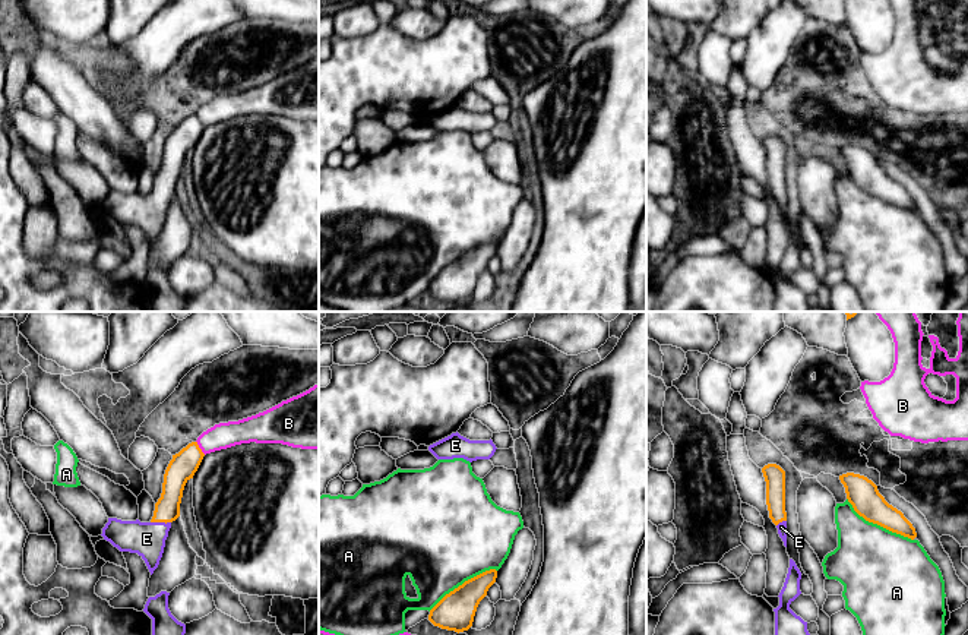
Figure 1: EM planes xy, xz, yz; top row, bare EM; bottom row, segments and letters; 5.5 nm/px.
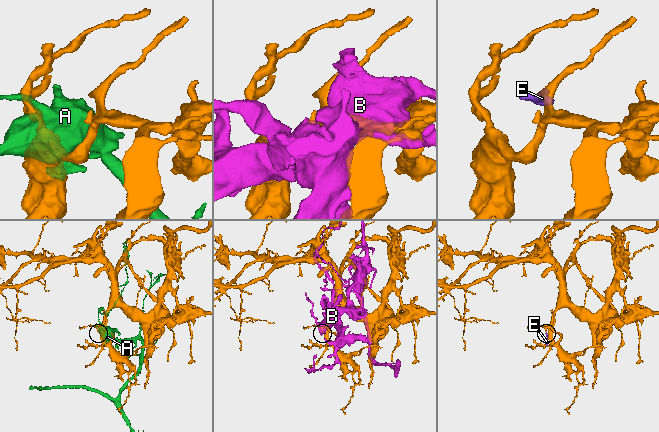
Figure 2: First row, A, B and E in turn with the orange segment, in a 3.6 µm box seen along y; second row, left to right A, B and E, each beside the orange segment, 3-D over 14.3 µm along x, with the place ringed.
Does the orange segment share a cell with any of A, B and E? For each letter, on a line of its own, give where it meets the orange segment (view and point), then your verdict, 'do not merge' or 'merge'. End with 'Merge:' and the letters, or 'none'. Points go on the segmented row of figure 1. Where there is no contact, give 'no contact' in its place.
A: meets orange in yz at (878, 524); do not merge
B: meets orange in xy at (199, 448); do not merge
E: meets orange in xy at (161, 521); merge
Merge: E

